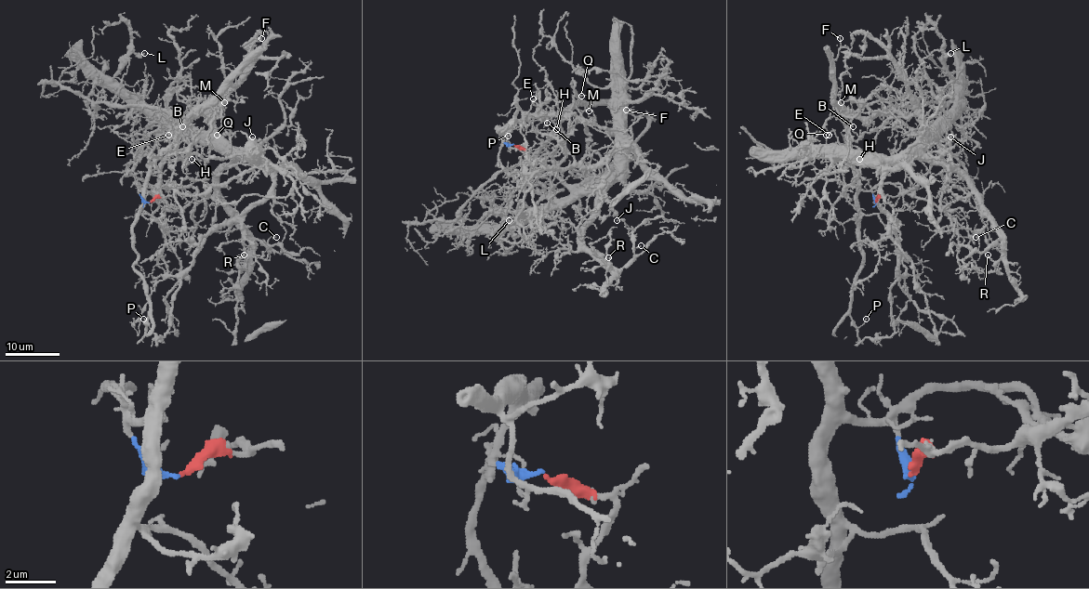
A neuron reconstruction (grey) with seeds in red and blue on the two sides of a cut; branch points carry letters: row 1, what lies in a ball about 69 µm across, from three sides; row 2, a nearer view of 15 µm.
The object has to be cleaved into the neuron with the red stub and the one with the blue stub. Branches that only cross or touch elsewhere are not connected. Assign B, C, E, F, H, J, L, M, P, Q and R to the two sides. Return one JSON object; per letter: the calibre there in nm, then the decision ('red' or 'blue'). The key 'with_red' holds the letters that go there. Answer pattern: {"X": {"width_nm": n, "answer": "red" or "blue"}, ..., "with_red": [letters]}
{"B": {"width_nm": 150, "answer": "blue"}, "C": {"width_nm": 160, "answer": "red"}, "E": {"width_nm": 160, "answer": "blue"}, "F": {"width_nm": 160, "answer": "blue"}, "H": {"width_nm": 170, "answer": "blue"}, "J": {"width_nm": 150, "answer": "red"}, "L": {"width_nm": 200, "answer": "red"}, "M": {"width_nm": 140, "answer": "blue"}, "P": {"width_nm": 110, "answer": "blue"}, "Q": {"width_nm": 130, "answer": "blue"}, "R": {"width_nm": 200, "answer": "red"}, "with_red": ["C", "J", "L", "R"]}

